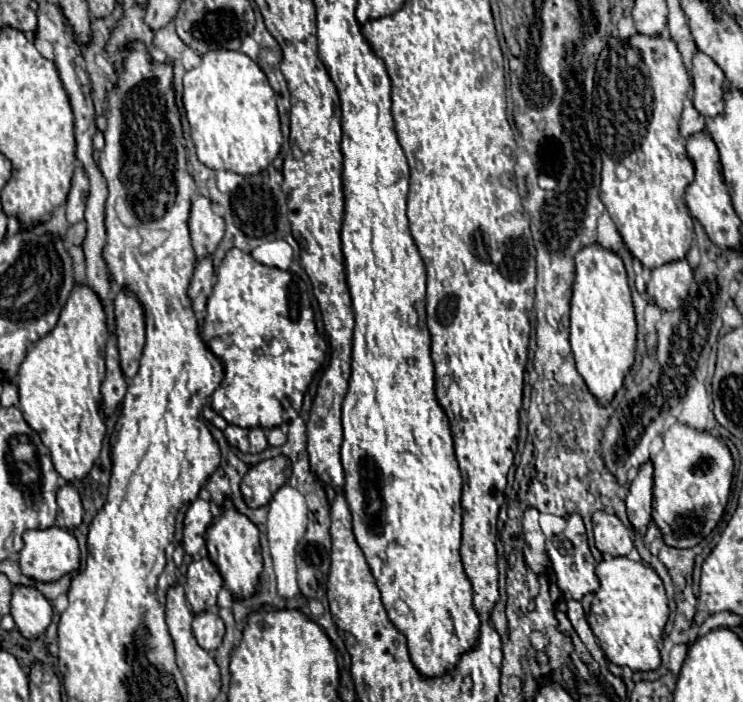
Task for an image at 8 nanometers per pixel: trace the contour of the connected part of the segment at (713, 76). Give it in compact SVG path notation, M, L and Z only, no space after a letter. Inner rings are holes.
M696 52L692 58L694 80L694 108L702 116L716 116L722 112L722 86L726 76L722 68L704 52Z

